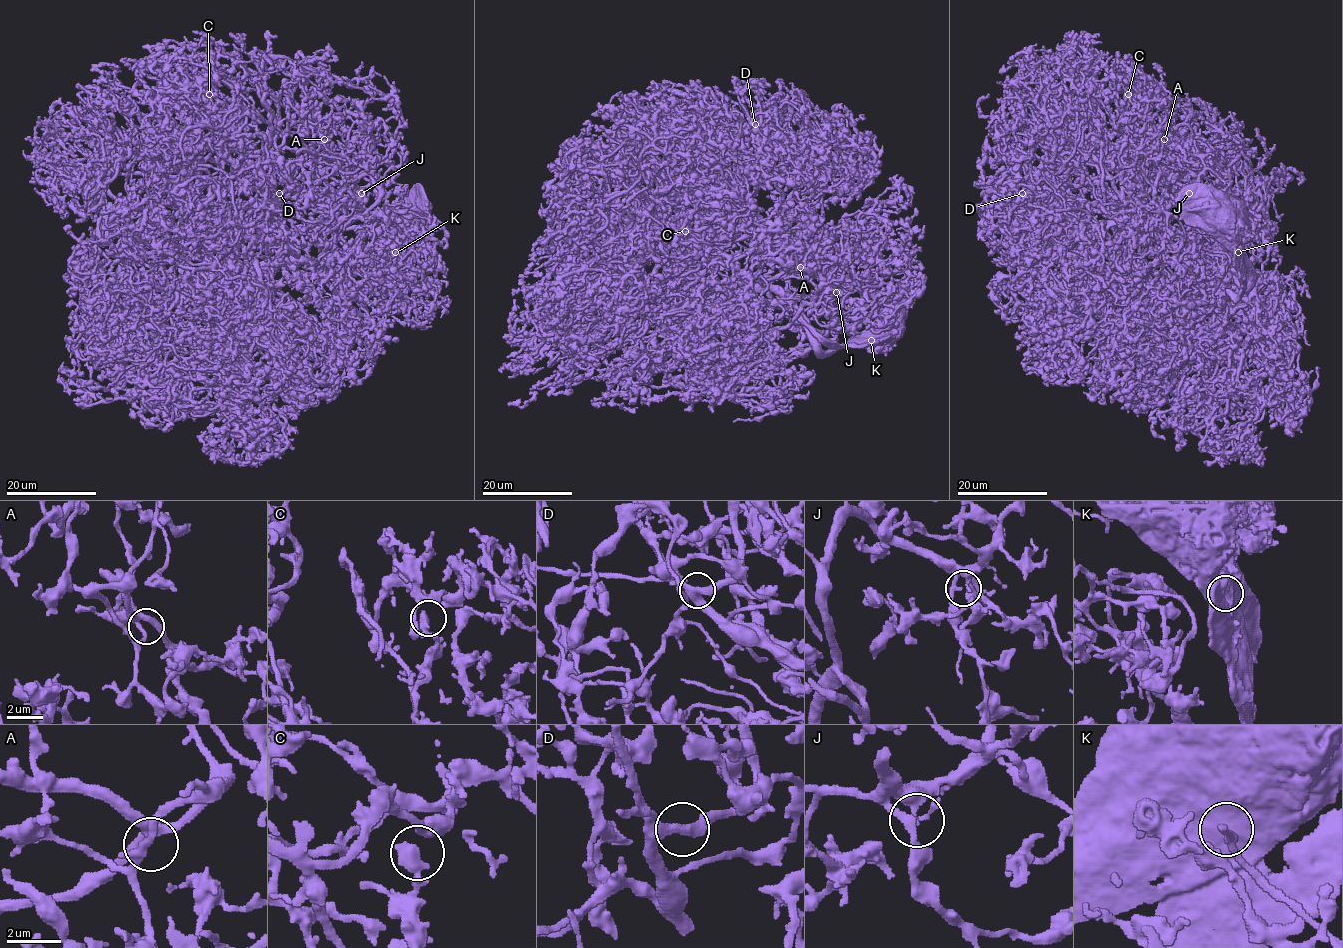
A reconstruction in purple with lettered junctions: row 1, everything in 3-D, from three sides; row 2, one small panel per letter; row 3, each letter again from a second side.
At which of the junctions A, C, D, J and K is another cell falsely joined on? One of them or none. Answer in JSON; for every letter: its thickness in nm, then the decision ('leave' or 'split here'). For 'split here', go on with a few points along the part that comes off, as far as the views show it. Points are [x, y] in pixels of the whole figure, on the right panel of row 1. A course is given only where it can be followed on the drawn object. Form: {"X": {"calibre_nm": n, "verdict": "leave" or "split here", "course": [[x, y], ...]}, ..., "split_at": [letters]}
{"A": {"calibre_nm": 380, "verdict": "leave"}, "C": {"calibre_nm": 400, "verdict": "leave"}, "D": {"calibre_nm": 380, "verdict": "leave"}, "J": {"calibre_nm": 260, "verdict": "leave"}, "K": {"calibre_nm": 1400, "verdict": "split here", "course": [[1237, 252], [1238, 295], [1199, 267], [1244, 275], [1163, 285], [1100, 144], [1056, 154], [1007, 98], [1010, 156]]}, "split_at": ["K"]}

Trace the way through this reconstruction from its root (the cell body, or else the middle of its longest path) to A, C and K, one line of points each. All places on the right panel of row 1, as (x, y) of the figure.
A: (1225, 222), (1230, 256), (1180, 259), (1160, 218), (1151, 241), (1133, 229), (1121, 164), (1153, 127), (1164, 139)
C: (1225, 222), (1239, 295), (1164, 261), (1162, 222), (1121, 155), (1112, 94), (1128, 94)
K: (1225, 222), (1225, 241), (1237, 252)

